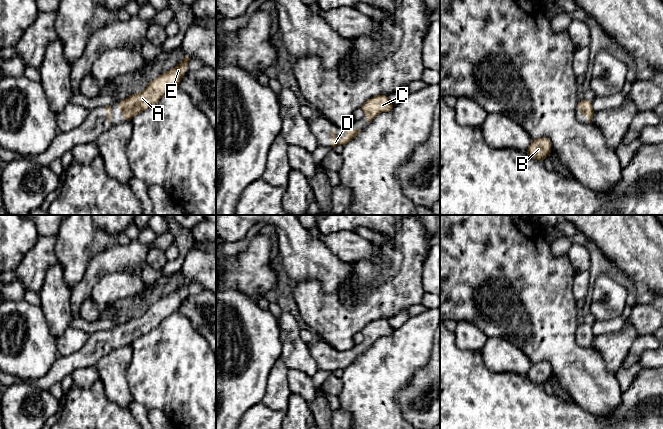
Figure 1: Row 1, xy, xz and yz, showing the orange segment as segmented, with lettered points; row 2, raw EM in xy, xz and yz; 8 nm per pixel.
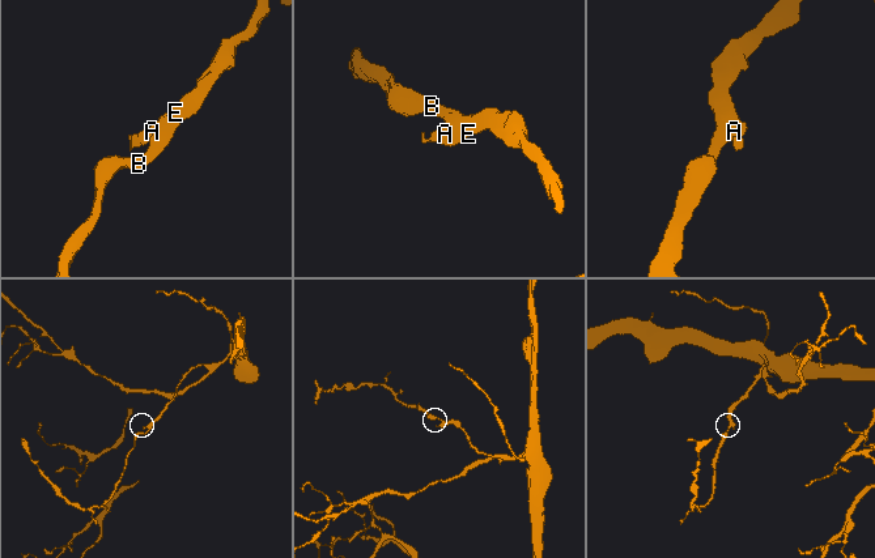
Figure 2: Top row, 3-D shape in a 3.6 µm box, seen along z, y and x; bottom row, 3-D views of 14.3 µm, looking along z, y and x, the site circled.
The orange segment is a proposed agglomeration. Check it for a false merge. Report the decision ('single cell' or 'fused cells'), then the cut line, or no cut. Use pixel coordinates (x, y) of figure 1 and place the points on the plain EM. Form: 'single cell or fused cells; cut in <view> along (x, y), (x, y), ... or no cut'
single cell; no cut

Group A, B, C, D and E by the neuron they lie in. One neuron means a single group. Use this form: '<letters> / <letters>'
A B C D E

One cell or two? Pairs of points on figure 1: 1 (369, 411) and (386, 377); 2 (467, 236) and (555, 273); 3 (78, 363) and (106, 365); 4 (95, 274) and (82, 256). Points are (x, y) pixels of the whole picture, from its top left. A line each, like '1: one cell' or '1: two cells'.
1: one cell
2: one cell
3: two cells
4: two cells

